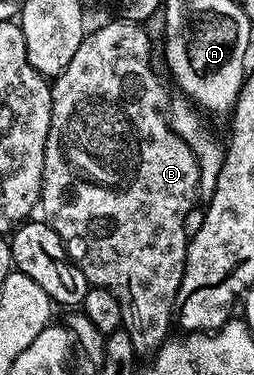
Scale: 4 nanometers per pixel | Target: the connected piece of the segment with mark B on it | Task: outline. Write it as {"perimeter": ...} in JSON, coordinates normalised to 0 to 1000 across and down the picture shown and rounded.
{"perimeter":[[[469,51],[433,56],[390,72],[374,88],[343,85],[323,101],[315,125],[299,125],[299,147],[283,147],[283,168],[252,179],[236,203],[209,208],[197,240],[197,336],[181,373],[181,411],[173,413],[173,456],[165,459],[165,523],[157,528],[157,579],[181,597],[236,627],[268,680],[331,723],[339,747],[358,763],[417,771],[457,787],[457,808],[472,808],[480,875],[492,877],[504,904],[520,904],[520,925],[547,955],[591,957],[618,941],[634,920],[650,920],[673,896],[677,843],[693,776],[709,765],[709,744],[724,733],[732,709],[732,659],[740,651],[740,611],[732,621],[732,576],[764,547],[764,525],[780,509],[780,427],[764,408],[724,381],[724,371],[685,344],[681,331],[654,325],[654,299],[669,291],[669,248],[646,219],[622,208],[614,187],[591,176],[591,99],[571,88],[563,69],[539,56]]]}

